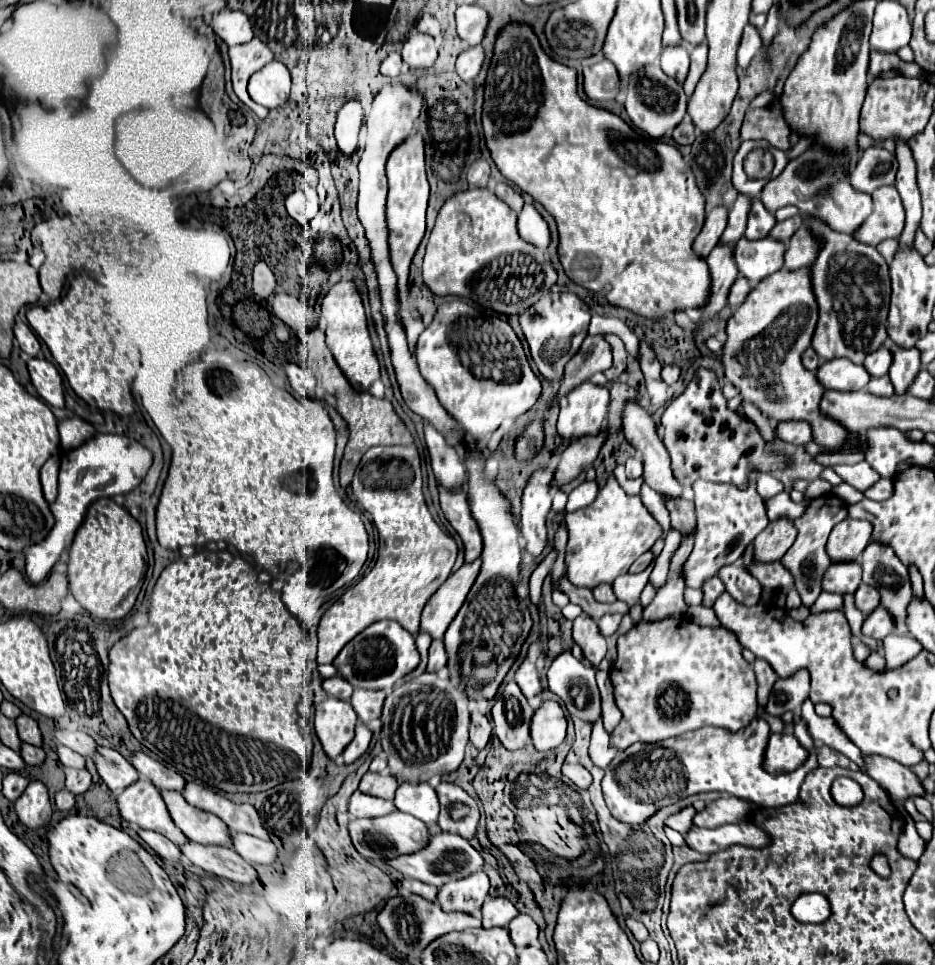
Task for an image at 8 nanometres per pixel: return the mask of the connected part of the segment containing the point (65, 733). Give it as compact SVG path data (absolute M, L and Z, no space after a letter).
M55 730L55 738L57 742L65 744L67 748L83 754L83 756L93 756L97 750L97 744L91 736L87 736L85 732L73 732L73 730Z

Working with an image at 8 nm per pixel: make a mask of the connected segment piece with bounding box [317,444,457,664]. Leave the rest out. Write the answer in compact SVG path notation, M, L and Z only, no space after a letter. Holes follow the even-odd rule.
M413 444L375 446L363 454L351 488L357 502L371 514L379 532L379 558L365 578L325 610L317 630L319 664L333 662L349 640L379 620L395 620L407 632L419 632L423 606L441 582L447 580L457 558L457 544L431 518L421 484L421 458ZM441 554L445 554L445 558L435 560L435 556Z

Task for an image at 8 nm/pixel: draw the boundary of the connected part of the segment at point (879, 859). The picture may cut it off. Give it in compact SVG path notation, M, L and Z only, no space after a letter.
M877 854L877 856L873 856L873 860L871 860L871 868L873 868L881 878L887 878L887 876L891 874L891 870L889 870L889 862L887 862L887 856L885 856L885 854Z

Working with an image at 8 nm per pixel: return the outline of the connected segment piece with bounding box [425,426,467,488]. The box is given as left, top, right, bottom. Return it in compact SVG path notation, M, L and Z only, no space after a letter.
M425 426L425 444L437 480L447 488L461 488L465 484L467 474L465 474L465 464L457 454L457 450L449 446L433 426Z

